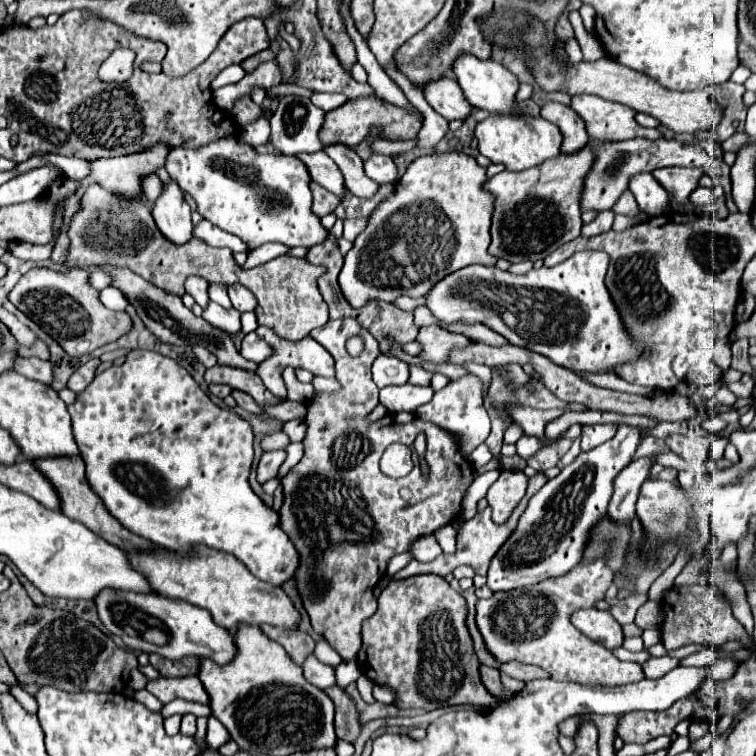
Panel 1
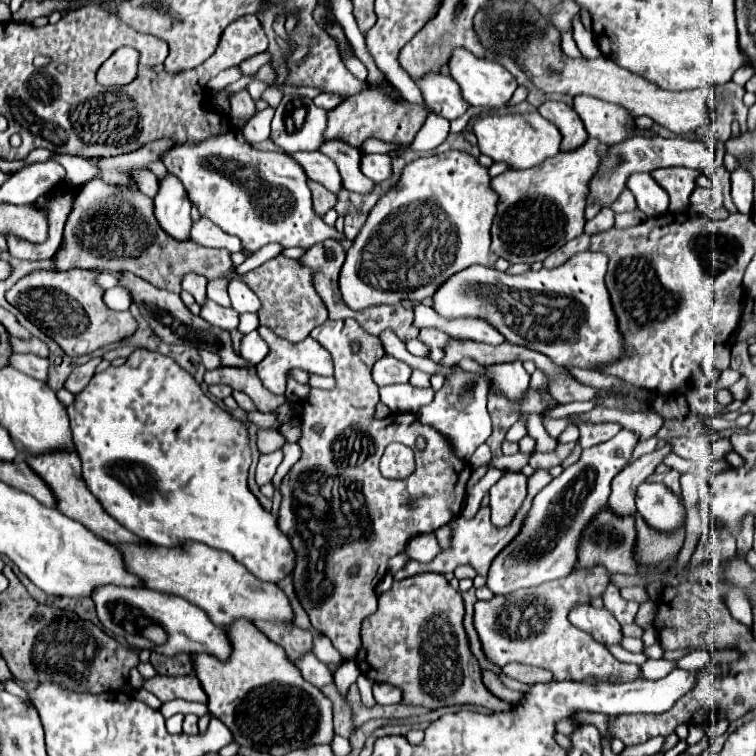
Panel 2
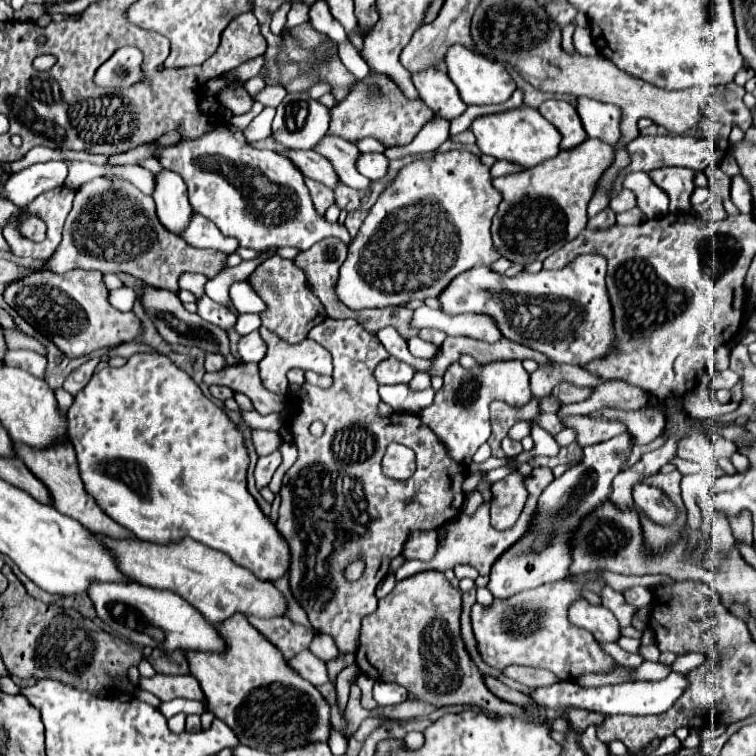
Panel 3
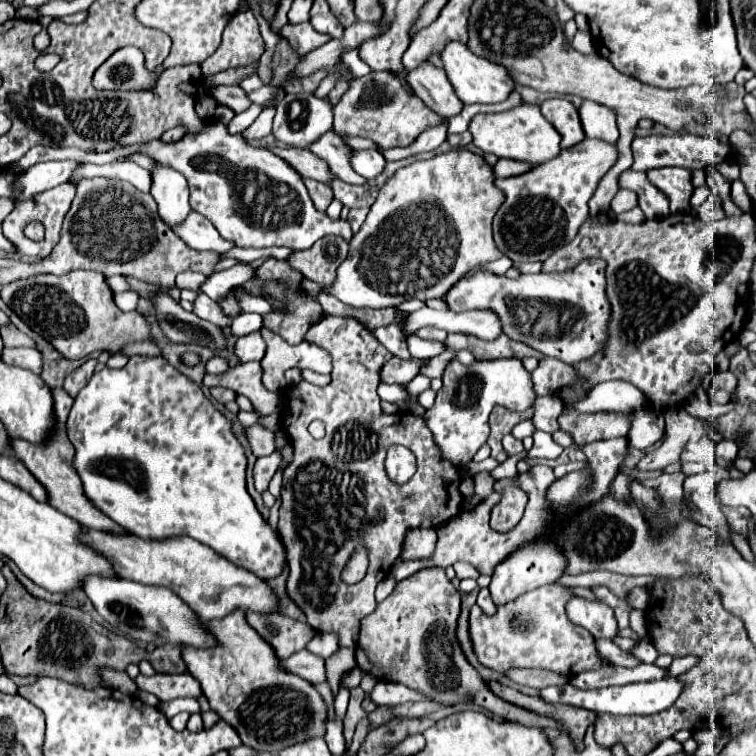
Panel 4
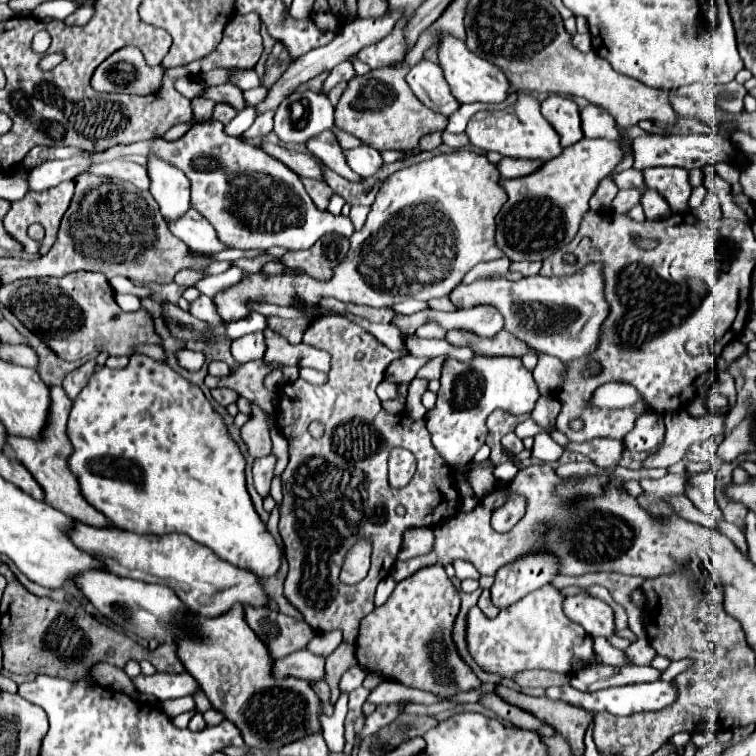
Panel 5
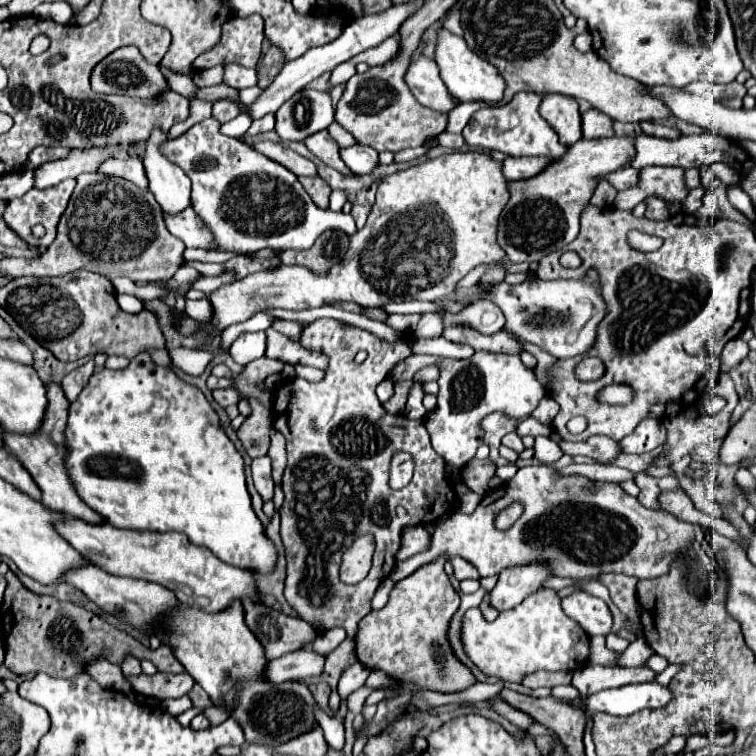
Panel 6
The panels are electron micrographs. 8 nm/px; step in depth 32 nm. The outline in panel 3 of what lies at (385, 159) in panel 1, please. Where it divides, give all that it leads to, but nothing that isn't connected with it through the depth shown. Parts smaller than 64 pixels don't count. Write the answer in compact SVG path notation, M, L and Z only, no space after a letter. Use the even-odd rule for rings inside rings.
M360 154L360 160L356 162L358 172L364 174L370 180L380 180L388 172L388 158L384 154Z

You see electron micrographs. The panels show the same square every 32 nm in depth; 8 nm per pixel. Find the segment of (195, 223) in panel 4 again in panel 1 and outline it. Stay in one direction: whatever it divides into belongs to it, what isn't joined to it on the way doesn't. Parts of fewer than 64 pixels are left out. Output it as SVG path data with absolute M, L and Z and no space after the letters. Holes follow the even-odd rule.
M202 220L202 222L194 228L194 236L200 238L200 240L204 240L206 244L212 244L212 246L218 246L218 248L226 246L226 248L230 248L232 252L248 252L246 242L242 242L240 238L236 238L236 236L232 236L232 234L220 230L220 228L216 228L216 226L210 224L208 220Z

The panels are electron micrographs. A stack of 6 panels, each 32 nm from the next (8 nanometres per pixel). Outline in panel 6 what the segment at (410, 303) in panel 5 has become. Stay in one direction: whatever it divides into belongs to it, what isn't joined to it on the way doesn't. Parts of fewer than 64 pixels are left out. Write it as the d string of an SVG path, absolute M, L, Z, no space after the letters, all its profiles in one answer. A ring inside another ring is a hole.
M405 300L404 302L390 302L388 306L384 306L384 310L388 310L389 314L414 314L419 312L440 312L438 306L434 306L432 302L424 302L419 300Z

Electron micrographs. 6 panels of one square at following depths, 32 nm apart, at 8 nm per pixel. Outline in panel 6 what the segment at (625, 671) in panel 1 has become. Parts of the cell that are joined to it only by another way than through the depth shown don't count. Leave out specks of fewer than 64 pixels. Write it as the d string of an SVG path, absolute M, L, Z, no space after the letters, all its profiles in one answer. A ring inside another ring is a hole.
M552 588L526 596L518 606L500 612L494 622L488 622L480 608L470 608L462 620L462 642L470 660L484 674L510 682L520 682L524 674L536 670L576 672L590 658L590 636L580 624L570 622L560 606L560 596Z

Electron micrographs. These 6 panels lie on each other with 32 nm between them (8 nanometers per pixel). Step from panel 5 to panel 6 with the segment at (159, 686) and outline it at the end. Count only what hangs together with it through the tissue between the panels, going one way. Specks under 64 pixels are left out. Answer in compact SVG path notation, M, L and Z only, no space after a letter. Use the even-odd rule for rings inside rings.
M156 672L154 676L138 674L138 676L130 676L128 680L138 694L152 696L152 698L158 698L158 700L186 696L196 684L194 678L188 672L182 672L182 674Z

